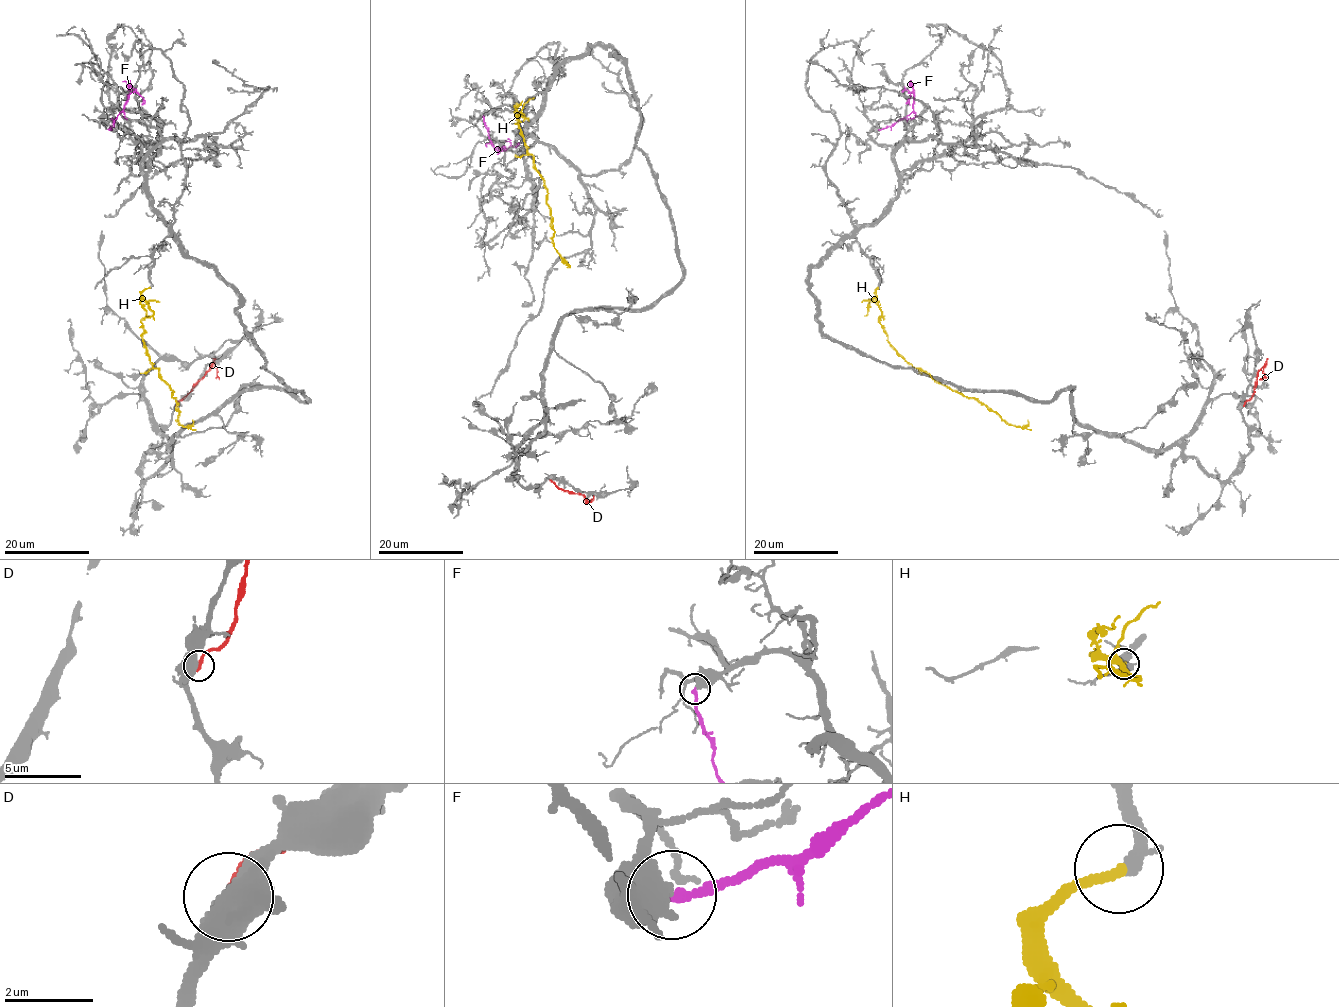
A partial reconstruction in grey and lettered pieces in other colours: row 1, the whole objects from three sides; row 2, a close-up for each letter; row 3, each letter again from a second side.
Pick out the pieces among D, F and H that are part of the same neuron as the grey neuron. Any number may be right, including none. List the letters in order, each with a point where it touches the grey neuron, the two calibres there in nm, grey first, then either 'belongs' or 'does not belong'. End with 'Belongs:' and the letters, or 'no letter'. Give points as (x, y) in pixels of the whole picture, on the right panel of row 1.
D: (1244, 404) | 750/190 nm | does not belong
F: (879, 129) | 380/240 nm | does not belong
H: (878, 287) | 320/240 nm | belongs
Belongs: H

